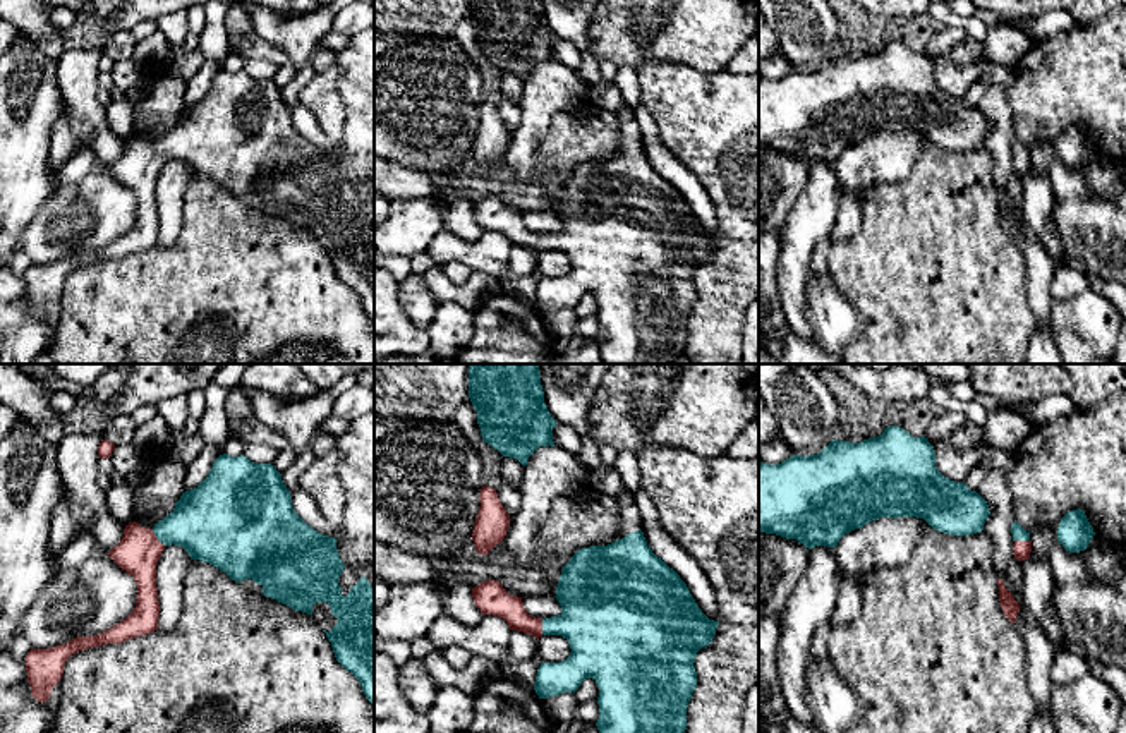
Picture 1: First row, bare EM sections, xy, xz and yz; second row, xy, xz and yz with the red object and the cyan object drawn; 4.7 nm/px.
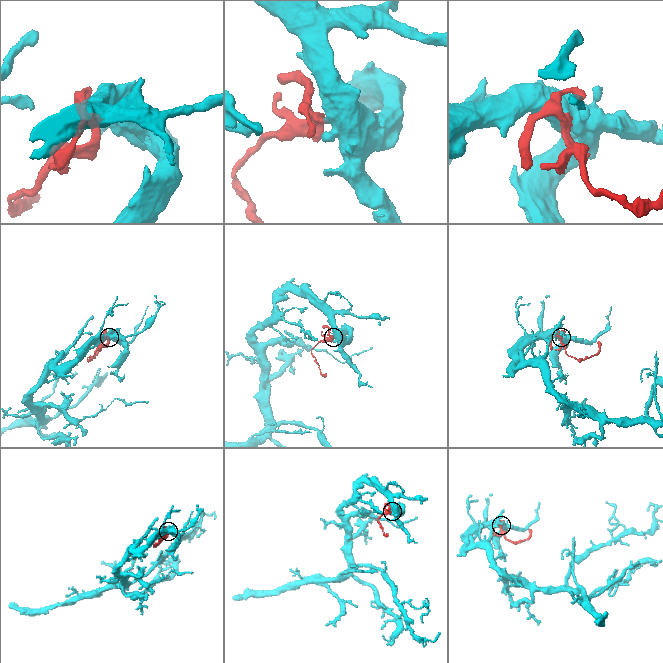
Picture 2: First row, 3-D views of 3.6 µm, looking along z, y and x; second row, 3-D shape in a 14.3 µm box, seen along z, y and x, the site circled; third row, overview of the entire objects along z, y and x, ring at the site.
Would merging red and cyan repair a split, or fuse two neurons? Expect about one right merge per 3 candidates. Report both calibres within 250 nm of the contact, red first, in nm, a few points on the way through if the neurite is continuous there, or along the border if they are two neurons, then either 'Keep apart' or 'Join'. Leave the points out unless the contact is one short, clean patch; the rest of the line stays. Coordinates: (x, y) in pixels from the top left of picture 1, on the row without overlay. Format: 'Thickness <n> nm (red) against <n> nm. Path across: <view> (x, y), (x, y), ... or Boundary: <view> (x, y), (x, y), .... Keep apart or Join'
Thickness 200 nm (red) against 320 nm. Path across: xy (139, 165), (157, 153), (172, 145), (206, 136). Join

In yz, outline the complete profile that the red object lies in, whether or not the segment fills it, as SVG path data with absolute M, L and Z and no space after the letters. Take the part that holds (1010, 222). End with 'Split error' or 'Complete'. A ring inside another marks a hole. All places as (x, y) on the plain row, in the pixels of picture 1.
M997 194L997 201L1002 228L1014 240L1014 235L1020 228L1020 220L1014 216L1013 209L1004 203L1004 197L1001 194Z. Complete

